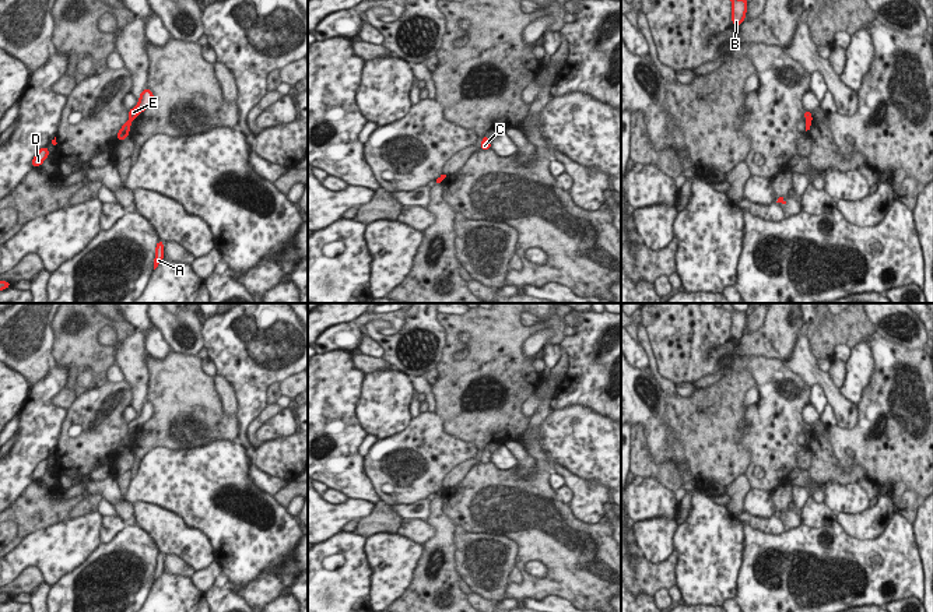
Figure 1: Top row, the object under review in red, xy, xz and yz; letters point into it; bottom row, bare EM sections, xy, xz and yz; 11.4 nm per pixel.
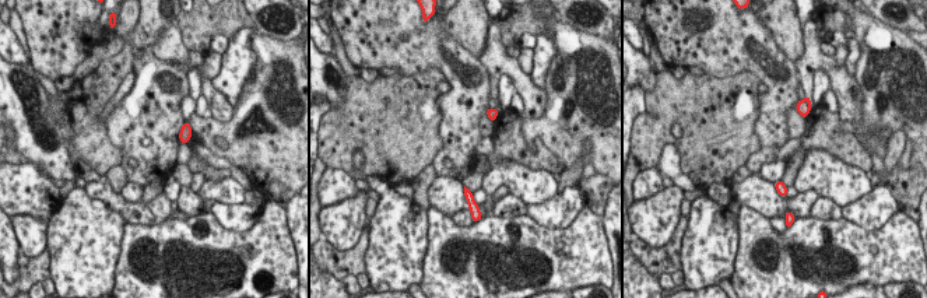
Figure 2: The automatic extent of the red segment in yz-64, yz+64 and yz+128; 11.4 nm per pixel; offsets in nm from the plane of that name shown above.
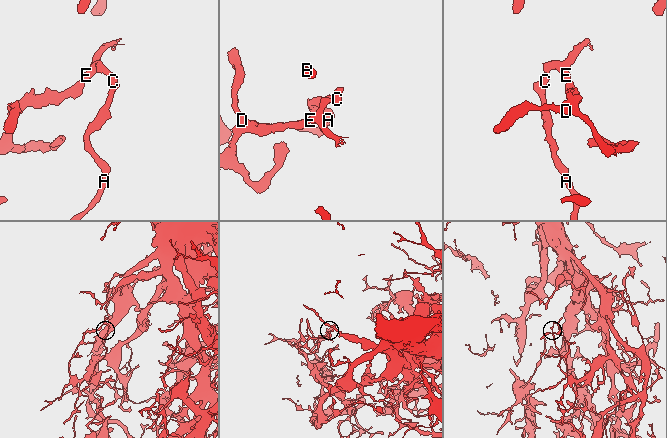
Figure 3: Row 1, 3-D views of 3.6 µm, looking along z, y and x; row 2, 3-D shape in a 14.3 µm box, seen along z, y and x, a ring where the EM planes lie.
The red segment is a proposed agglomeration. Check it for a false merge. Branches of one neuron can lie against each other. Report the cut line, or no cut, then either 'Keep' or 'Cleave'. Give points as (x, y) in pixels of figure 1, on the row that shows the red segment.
Split along xy (129, 119), (132, 120). Cleave

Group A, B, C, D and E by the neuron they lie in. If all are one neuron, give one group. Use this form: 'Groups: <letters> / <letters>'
Groups: A C E / B D

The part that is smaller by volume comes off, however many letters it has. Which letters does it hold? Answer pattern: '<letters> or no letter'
A, C, E

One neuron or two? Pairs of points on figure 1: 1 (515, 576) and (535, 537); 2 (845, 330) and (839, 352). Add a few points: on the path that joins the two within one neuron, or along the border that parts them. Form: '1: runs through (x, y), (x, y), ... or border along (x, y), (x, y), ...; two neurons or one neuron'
1: border along (516, 565), (522, 579), (515, 584); two neurons
2: border along (851, 345), (837, 345), (832, 355); two neurons

